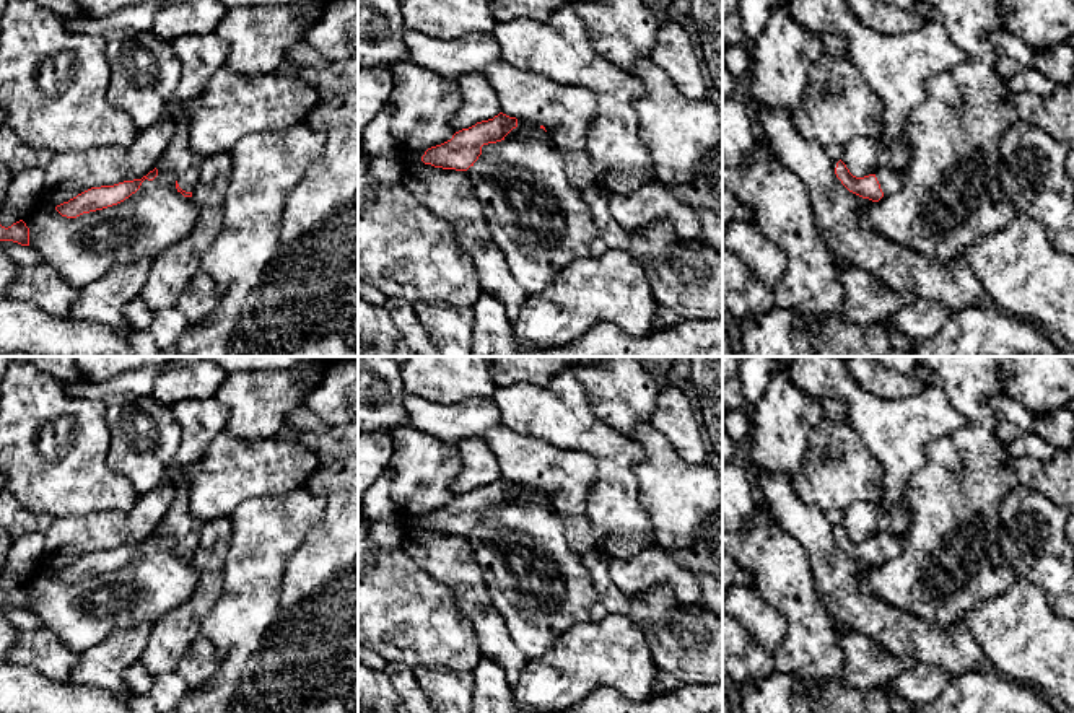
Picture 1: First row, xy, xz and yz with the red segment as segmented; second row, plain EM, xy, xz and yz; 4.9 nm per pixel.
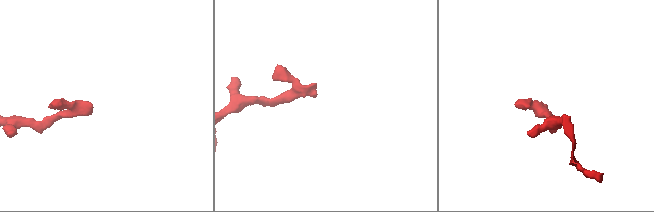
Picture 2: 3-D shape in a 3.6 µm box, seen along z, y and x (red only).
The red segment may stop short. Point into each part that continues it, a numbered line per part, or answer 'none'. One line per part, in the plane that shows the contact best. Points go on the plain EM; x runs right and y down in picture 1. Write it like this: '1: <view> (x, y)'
1: yz (890, 544)

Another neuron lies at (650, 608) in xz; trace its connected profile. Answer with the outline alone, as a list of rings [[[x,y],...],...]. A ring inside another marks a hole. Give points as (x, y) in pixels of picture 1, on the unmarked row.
[[[667,586],[648,588],[630,597],[630,619],[640,630],[648,630],[661,622],[679,606],[679,599]]]

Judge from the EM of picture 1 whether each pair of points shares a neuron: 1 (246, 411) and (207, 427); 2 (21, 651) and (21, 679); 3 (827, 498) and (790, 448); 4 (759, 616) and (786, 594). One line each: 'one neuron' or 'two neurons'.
1: two neurons
2: two neurons
3: two neurons
4: two neurons

